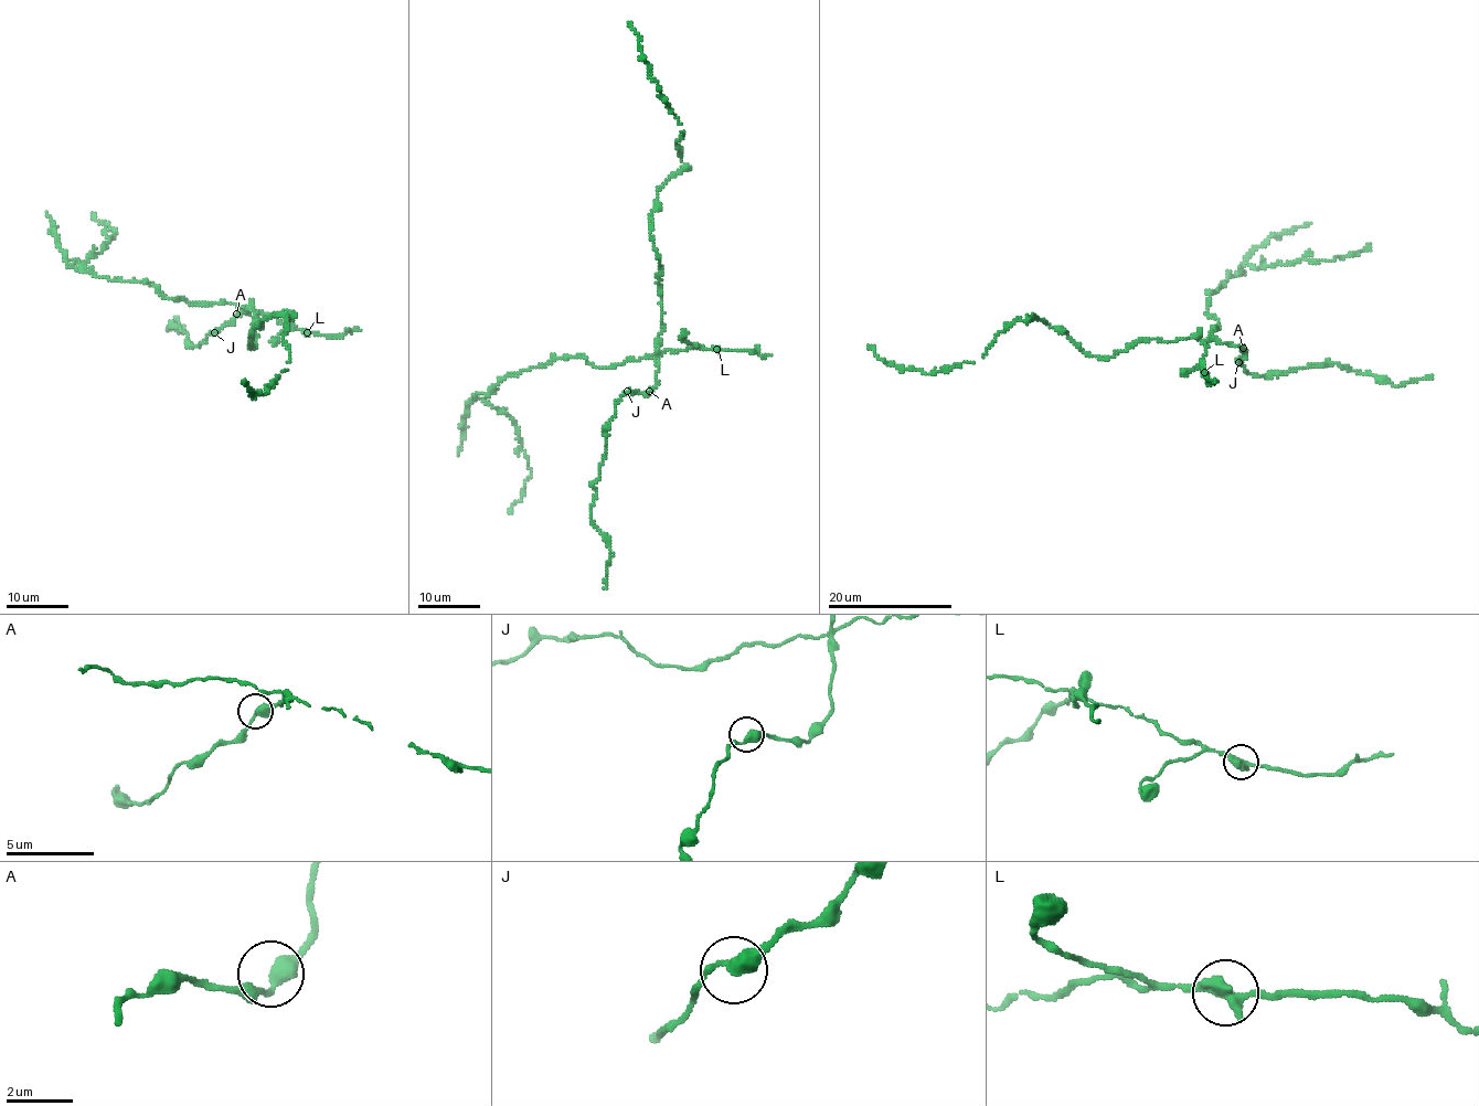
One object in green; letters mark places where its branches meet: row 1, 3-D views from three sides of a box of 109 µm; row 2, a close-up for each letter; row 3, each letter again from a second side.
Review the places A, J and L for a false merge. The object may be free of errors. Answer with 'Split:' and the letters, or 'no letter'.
Split: no letter

